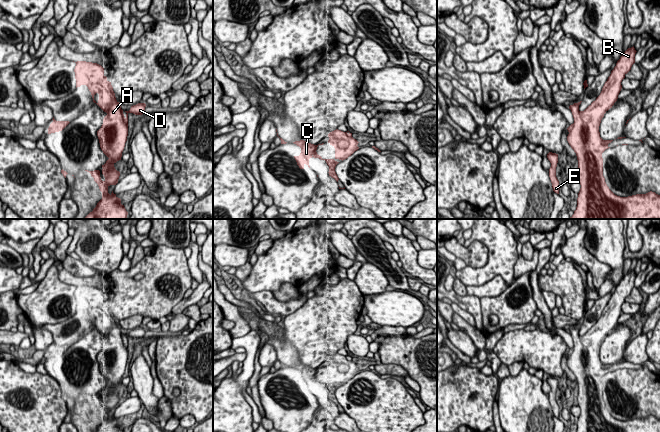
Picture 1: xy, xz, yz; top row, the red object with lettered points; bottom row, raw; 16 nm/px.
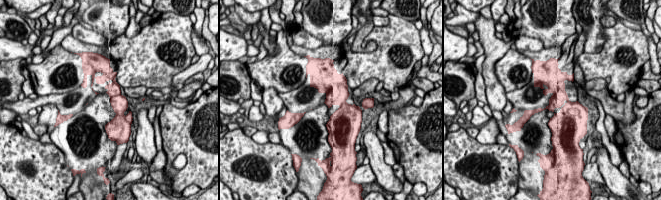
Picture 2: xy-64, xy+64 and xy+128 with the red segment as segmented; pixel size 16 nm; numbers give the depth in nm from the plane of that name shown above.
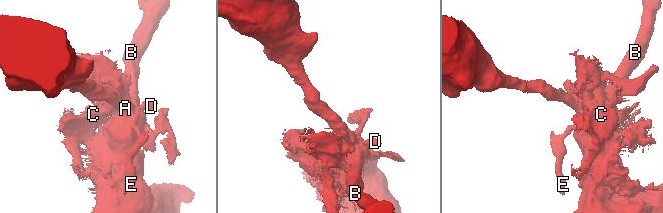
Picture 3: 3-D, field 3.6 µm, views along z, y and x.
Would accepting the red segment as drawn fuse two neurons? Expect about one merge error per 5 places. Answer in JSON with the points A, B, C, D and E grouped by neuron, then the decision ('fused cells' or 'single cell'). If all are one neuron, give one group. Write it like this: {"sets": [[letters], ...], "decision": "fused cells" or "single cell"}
{"sets": [["A", "B", "C", "D", "E"]], "decision": "single cell"}

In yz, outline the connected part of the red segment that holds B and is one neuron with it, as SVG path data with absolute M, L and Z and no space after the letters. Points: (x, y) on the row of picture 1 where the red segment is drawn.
M633 47L628 48L617 61L616 66L611 71L610 76L605 82L600 95L593 101L584 111L579 110L579 105L582 101L574 103L569 106L572 112L574 123L571 124L567 130L569 132L567 141L571 148L574 150L578 160L578 182L581 185L577 198L577 207L574 214L570 219L660 219L660 195L655 192L648 192L646 194L636 194L628 197L620 197L615 195L607 186L603 176L603 158L602 153L610 148L608 146L613 140L603 140L600 137L599 126L604 114L612 108L618 99L618 95L622 89L621 82L625 75L631 70L632 65L635 63L636 50Z

